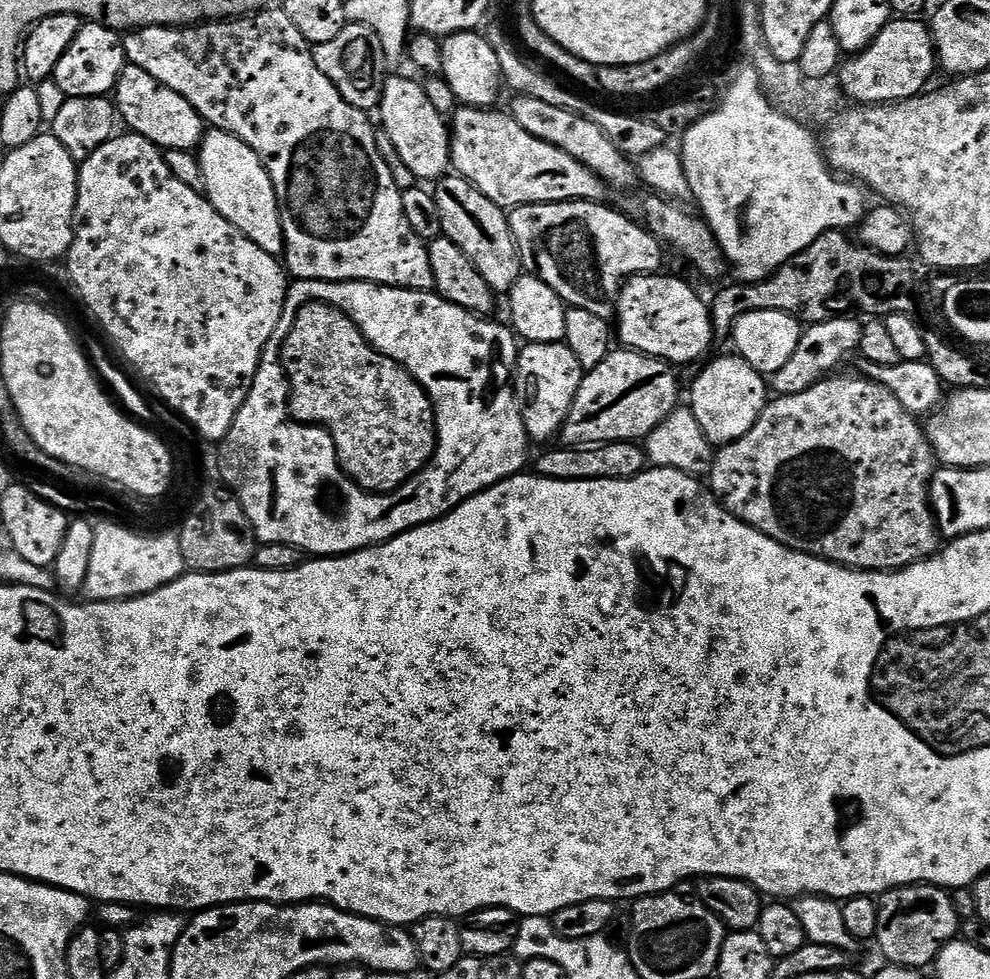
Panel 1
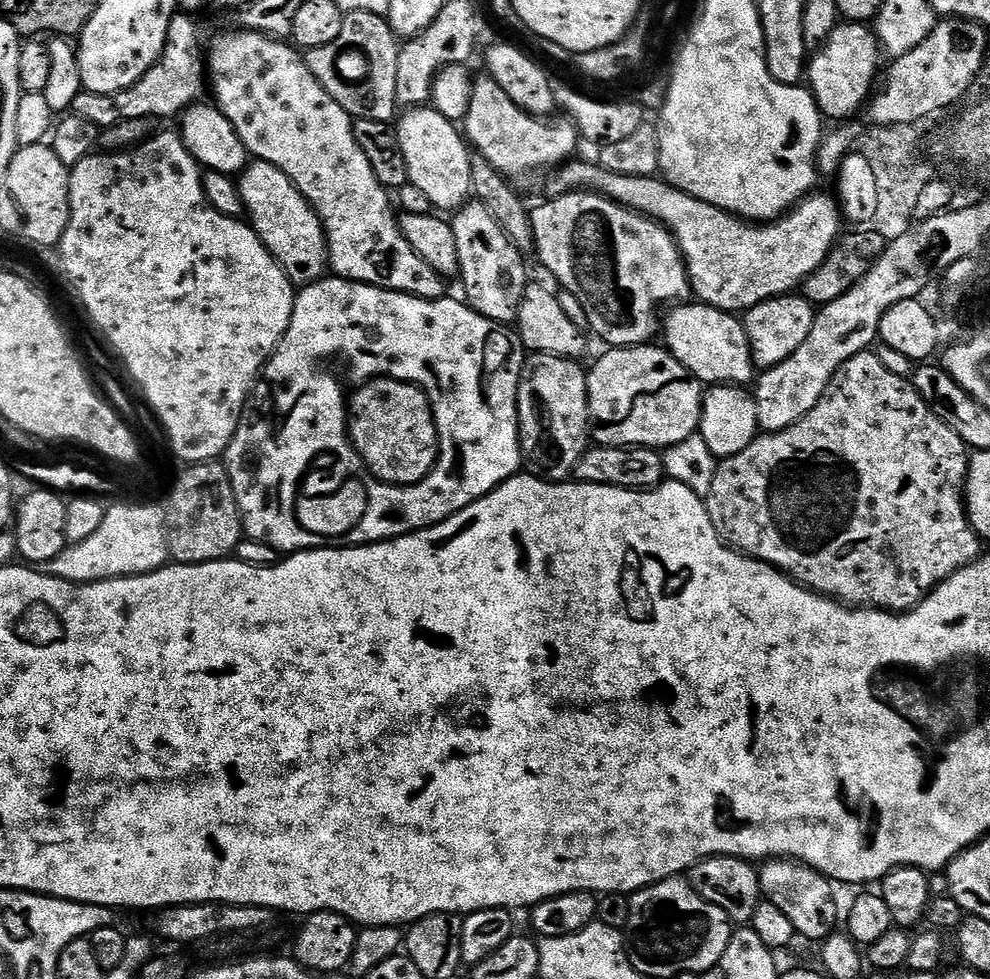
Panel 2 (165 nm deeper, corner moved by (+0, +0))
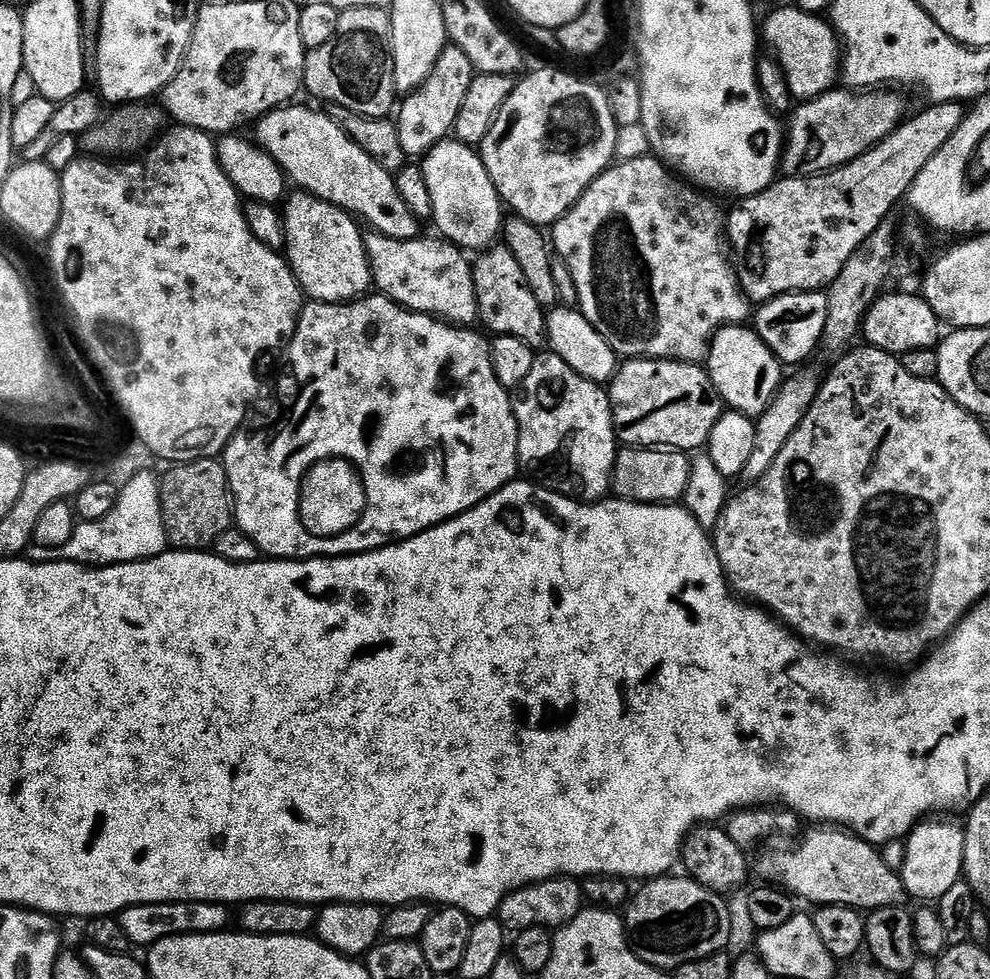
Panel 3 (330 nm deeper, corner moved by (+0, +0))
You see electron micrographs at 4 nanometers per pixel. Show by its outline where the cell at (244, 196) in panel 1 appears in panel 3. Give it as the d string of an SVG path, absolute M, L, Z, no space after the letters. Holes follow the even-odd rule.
M303 190L293 193L282 204L284 248L288 267L295 274L301 293L309 301L321 304L344 304L361 299L373 287L372 267L368 265L364 245L366 236L360 233L361 225L335 204Z

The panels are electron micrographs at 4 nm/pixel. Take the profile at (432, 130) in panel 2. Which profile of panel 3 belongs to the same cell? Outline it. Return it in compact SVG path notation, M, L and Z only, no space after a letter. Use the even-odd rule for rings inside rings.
M455 138L442 140L423 157L422 167L426 186L430 186L431 223L436 224L437 233L464 250L487 249L502 232L502 201L477 149Z

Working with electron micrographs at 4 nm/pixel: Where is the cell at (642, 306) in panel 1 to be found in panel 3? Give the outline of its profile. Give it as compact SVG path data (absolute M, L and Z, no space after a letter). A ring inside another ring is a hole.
M721 326L716 329L715 335L712 336L708 346L706 371L725 405L733 412L741 412L742 415L753 418L760 417L772 405L772 399L776 397L776 391L780 389L782 383L780 361L764 345L764 339L748 326Z

